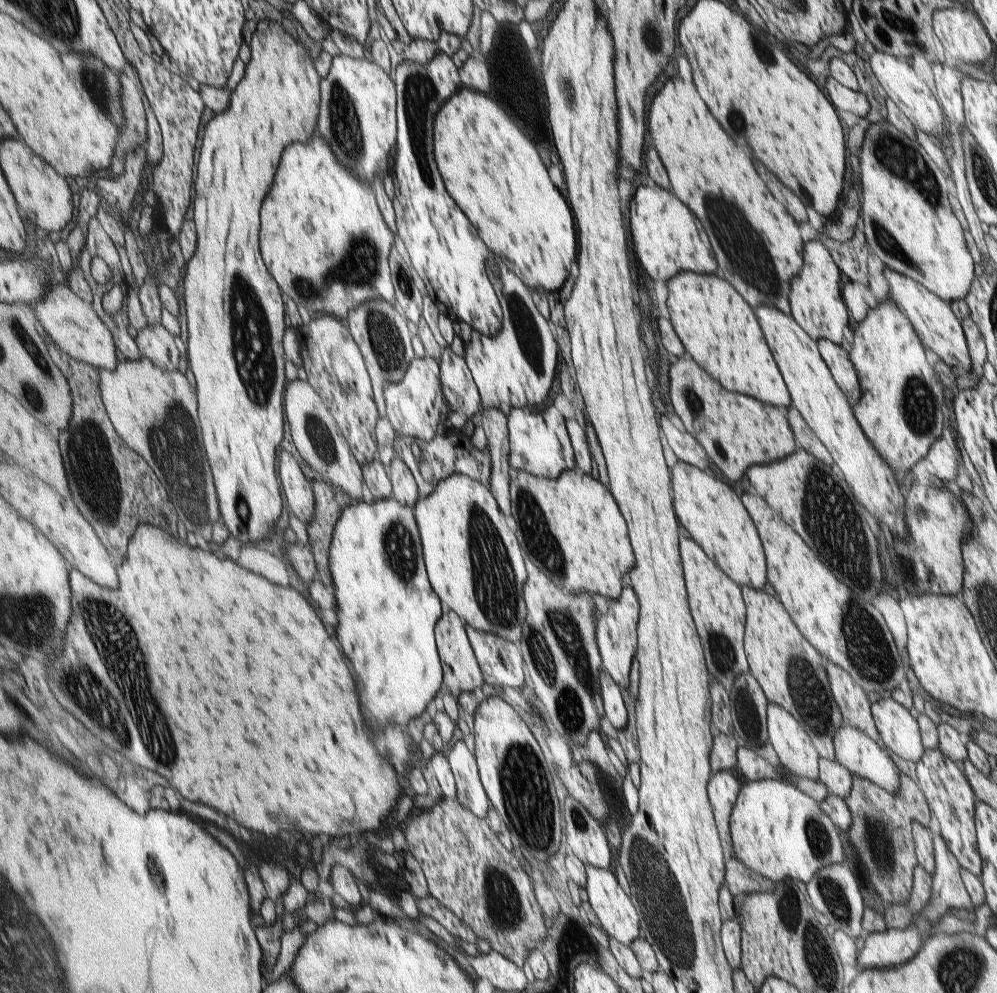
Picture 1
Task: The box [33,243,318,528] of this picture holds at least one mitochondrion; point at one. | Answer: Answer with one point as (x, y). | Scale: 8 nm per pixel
(253, 356)

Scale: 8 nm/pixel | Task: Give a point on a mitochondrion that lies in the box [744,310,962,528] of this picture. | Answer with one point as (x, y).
(918, 404)

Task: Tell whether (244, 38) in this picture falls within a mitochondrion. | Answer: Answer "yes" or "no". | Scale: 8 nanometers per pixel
no

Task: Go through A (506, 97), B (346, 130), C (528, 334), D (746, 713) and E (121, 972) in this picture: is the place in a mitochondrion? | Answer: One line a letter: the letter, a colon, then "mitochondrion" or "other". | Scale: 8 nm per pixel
A: other
B: mitochondrion
C: mitochondrion
D: mitochondrion
E: other

